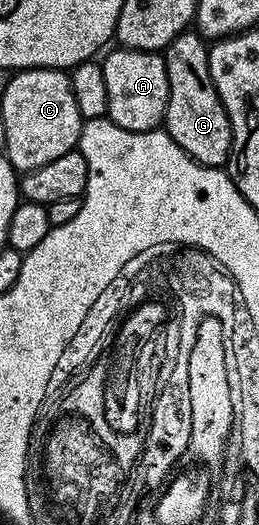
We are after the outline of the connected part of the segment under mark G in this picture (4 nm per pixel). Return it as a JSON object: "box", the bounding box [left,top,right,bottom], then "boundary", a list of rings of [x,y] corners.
{"box":[162,32,232,167],"boundary":[[[185,32],[178,35],[162,51],[168,81],[168,103],[162,123],[169,136],[198,164],[223,167],[232,152],[232,129],[226,108],[210,80],[209,43],[199,33]]]}

